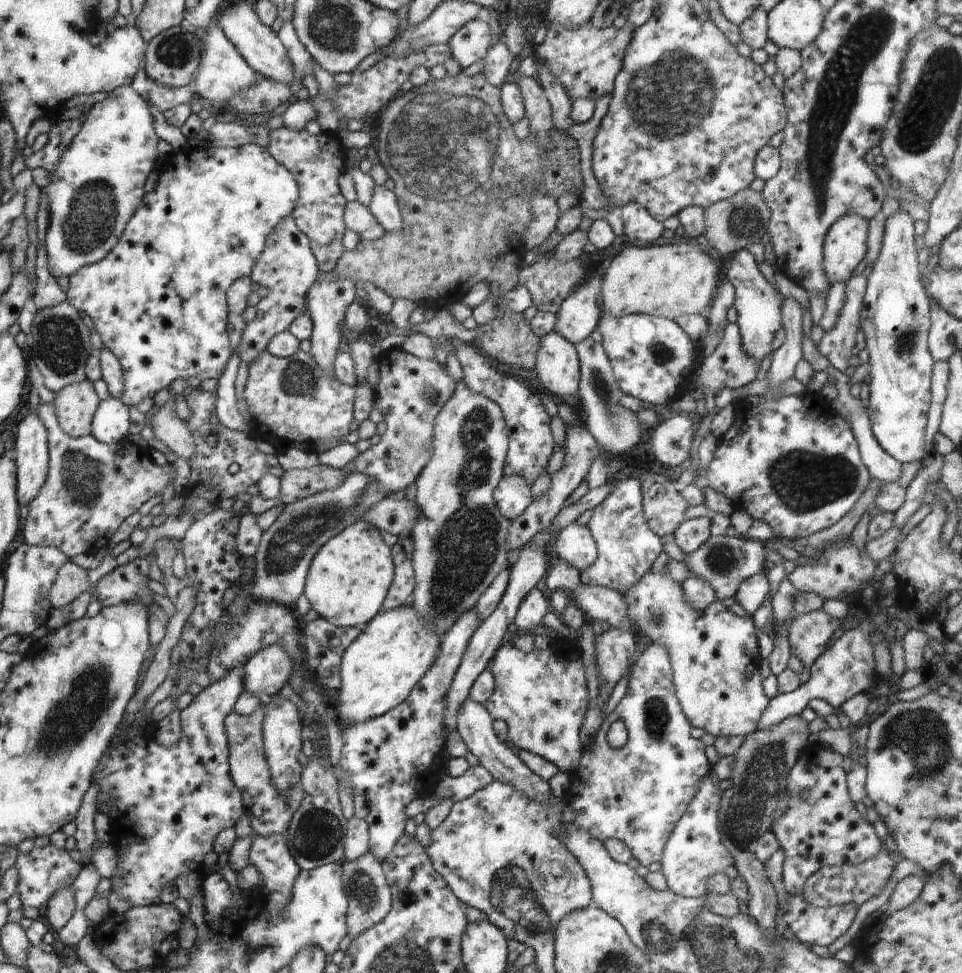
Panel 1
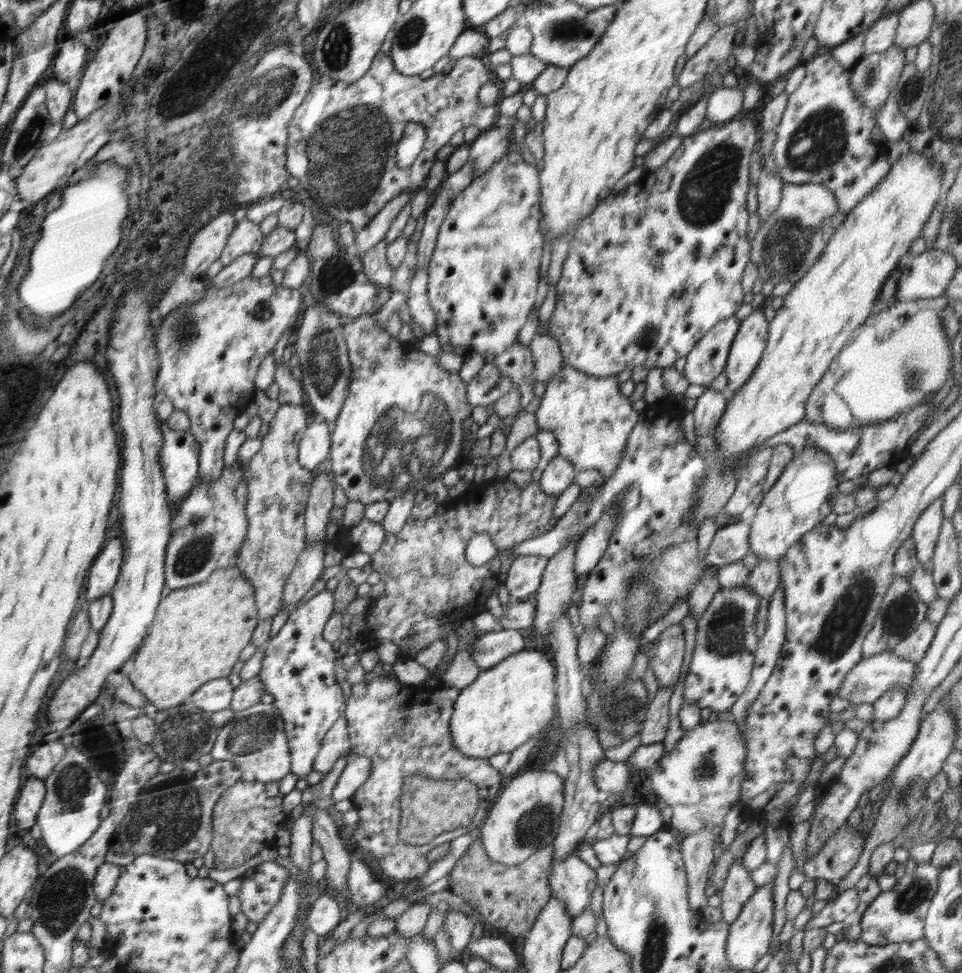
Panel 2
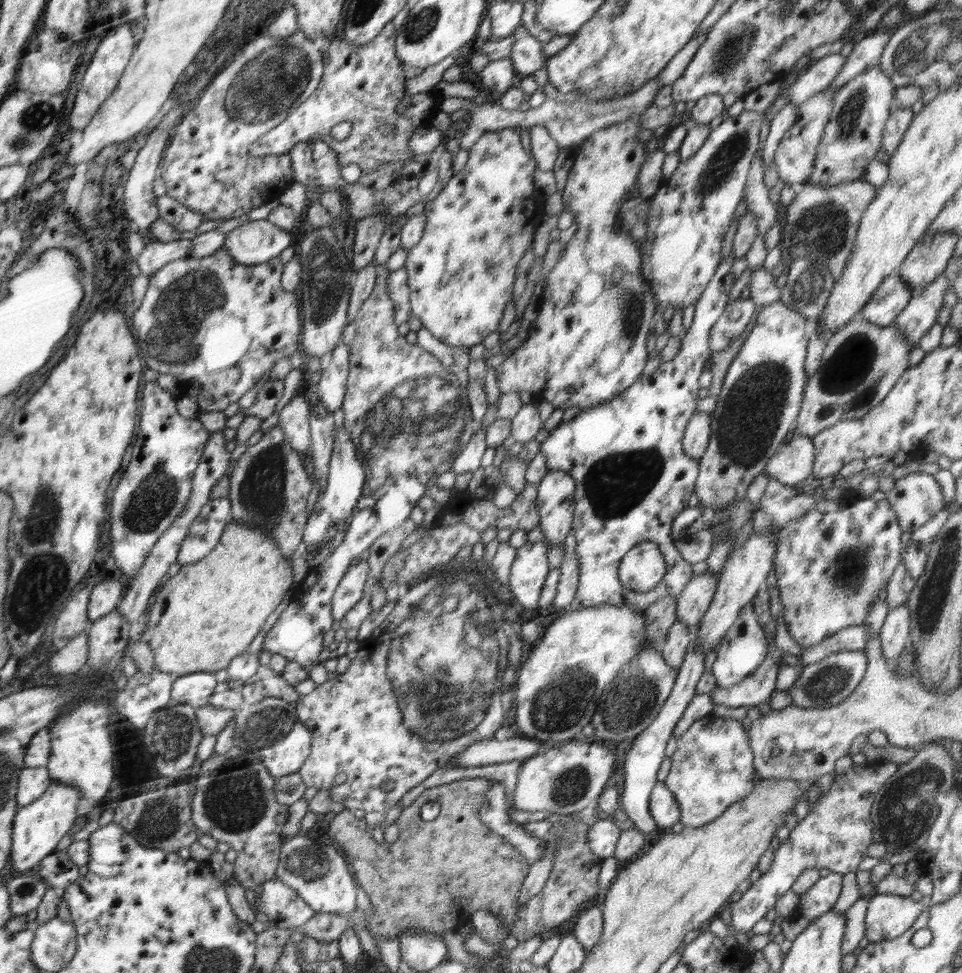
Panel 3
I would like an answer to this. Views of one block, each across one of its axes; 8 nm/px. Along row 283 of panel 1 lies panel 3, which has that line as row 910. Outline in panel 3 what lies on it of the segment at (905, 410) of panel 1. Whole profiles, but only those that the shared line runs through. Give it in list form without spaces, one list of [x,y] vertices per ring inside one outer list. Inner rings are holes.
[[[873,895],[868,898],[865,936],[870,943],[895,939],[914,924],[925,908],[921,901],[908,896]]]

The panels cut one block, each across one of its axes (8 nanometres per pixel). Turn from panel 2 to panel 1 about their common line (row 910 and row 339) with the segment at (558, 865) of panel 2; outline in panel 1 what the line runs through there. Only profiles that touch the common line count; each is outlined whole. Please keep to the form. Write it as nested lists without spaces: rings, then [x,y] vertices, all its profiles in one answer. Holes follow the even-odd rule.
[[[601,269],[582,286],[576,288],[562,301],[557,312],[554,332],[560,333],[573,345],[590,337],[597,328],[598,320],[602,316],[598,306],[598,295],[603,273]]]

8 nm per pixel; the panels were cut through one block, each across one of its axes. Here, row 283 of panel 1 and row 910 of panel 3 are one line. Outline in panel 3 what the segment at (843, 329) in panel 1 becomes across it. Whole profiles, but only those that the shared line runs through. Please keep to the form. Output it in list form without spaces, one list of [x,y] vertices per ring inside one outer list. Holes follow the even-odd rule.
[[[860,898],[846,912],[846,930],[842,940],[842,954],[857,953],[859,951],[858,942],[865,936],[865,916],[867,912],[868,898]]]

